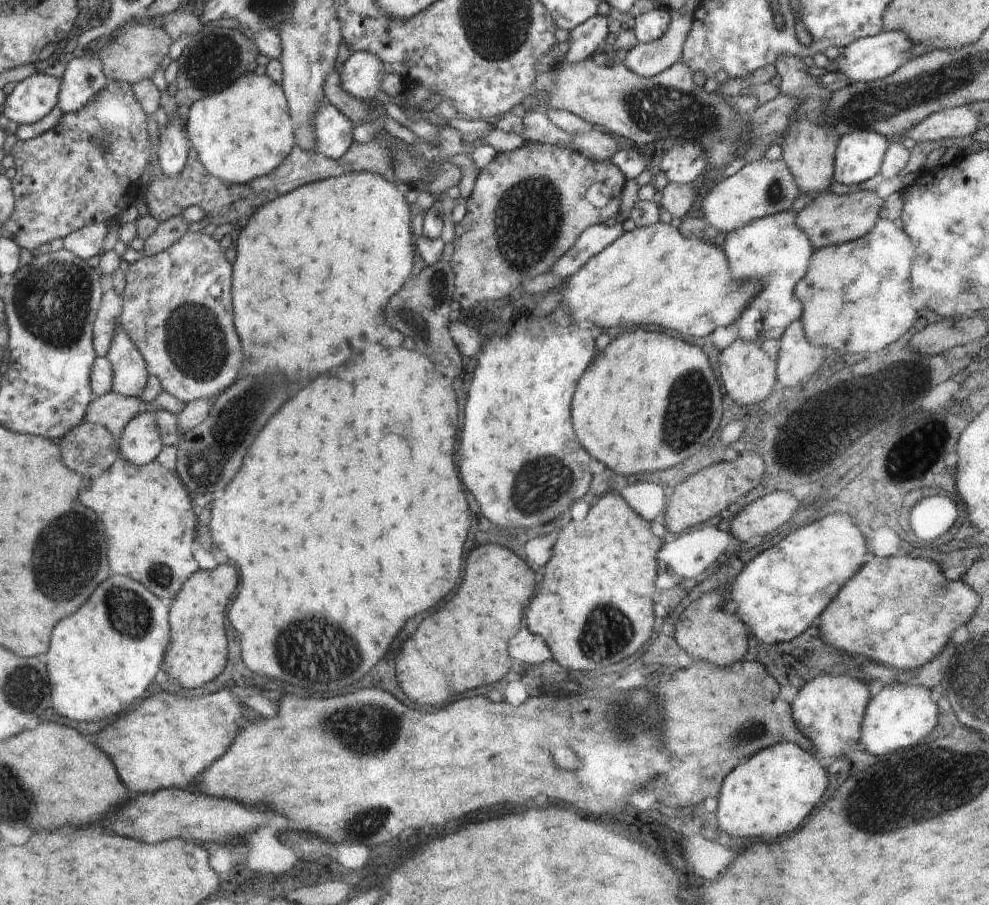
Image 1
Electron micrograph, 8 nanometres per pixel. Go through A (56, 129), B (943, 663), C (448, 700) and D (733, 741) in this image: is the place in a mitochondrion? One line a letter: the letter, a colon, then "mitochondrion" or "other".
A: other
B: mitochondrion
C: other
D: mitochondrion

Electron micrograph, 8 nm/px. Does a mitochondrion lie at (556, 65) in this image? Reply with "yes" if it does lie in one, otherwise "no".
no

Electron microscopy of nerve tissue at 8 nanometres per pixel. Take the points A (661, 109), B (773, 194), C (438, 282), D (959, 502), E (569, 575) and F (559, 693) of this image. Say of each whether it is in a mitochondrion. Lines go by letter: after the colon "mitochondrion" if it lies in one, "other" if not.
A: mitochondrion
B: mitochondrion
C: mitochondrion
D: other
E: other
F: other

